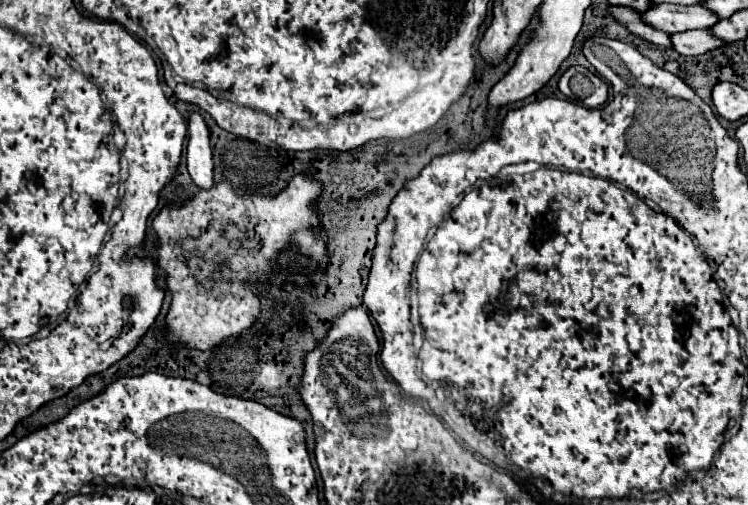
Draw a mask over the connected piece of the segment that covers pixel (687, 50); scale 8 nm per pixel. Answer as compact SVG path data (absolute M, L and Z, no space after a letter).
M709 29L703 31L683 31L671 35L673 49L681 55L703 55L707 51L715 51L723 45L727 45L723 39L711 35Z

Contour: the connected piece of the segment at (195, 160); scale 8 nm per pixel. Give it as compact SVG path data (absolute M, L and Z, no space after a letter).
M191 113L189 119L187 169L199 189L213 187L213 153L209 147L209 129L199 113Z

